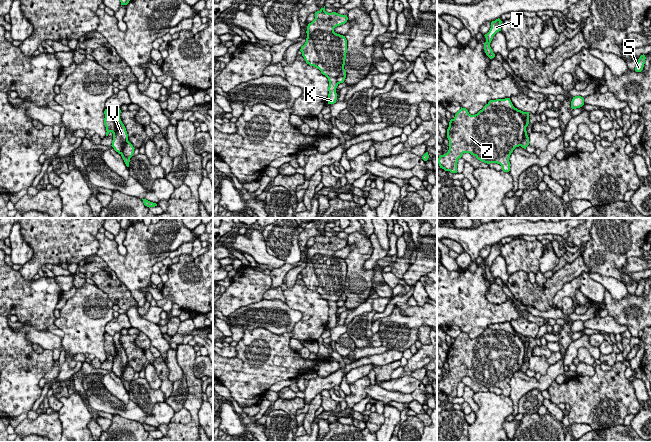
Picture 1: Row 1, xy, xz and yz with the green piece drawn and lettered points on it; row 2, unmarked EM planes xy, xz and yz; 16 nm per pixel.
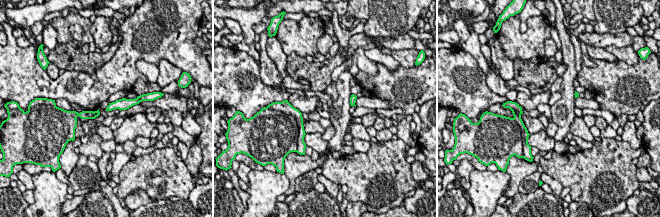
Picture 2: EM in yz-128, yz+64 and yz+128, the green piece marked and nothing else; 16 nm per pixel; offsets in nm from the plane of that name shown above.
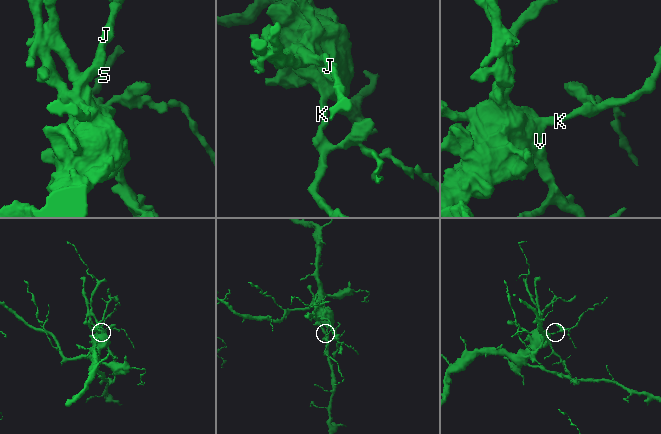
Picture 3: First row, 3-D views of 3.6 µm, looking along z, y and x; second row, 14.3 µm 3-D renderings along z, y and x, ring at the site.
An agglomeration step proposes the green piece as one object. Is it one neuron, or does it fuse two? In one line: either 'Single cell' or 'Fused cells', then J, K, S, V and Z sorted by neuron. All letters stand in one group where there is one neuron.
Fused cells. Groups: J K S Z / V

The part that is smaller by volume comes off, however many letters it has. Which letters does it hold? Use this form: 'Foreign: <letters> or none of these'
Foreign: V

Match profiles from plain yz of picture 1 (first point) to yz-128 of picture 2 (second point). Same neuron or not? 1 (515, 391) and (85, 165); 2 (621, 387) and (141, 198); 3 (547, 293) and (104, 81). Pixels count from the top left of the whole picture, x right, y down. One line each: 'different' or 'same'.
1: different
2: different
3: different

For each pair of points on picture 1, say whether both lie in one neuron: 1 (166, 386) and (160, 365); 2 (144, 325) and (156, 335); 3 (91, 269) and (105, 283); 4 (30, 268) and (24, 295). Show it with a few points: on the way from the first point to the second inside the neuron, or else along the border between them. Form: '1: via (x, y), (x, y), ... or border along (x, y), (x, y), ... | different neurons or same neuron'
1: via (165, 381), (162, 370) | same neuron
2: via (147, 327), (153, 332) | same neuron
3: via (94, 272), (102, 280) | same neuron
4: border along (18, 270), (26, 279), (32, 279) | different neurons

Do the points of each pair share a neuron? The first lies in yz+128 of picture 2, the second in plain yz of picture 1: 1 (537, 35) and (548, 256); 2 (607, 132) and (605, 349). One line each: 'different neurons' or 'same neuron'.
1: different neurons
2: different neurons

